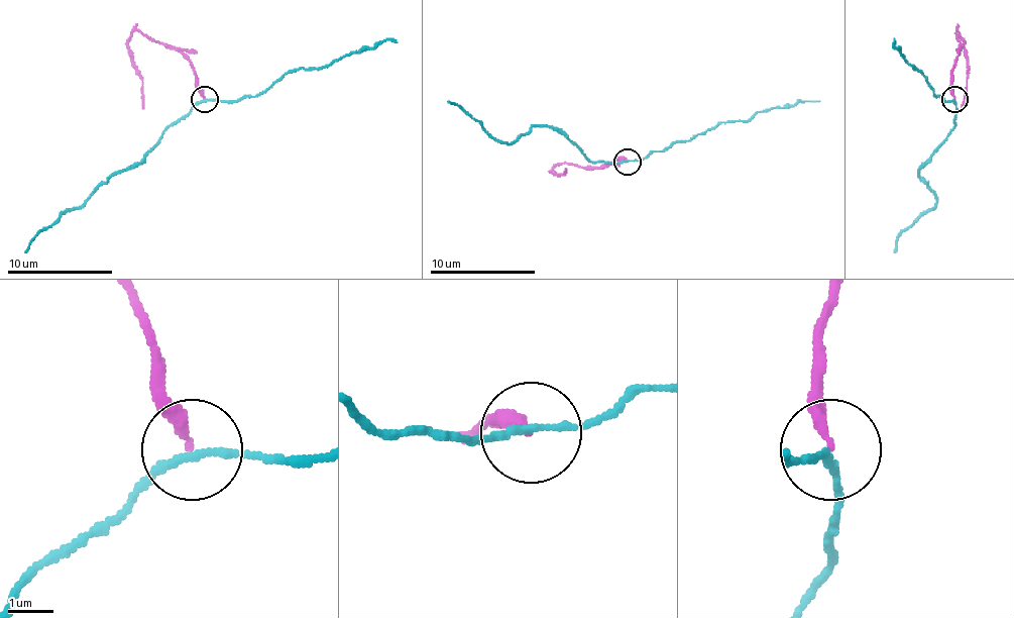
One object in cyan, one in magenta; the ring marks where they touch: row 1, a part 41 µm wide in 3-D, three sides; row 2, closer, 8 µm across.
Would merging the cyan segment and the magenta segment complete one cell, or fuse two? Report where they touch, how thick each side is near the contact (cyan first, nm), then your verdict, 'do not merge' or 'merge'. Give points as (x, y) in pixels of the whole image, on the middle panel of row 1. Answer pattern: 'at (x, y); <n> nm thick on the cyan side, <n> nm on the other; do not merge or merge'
at (627, 162); 160 nm thick on the cyan side, 200 nm on the other; do not merge

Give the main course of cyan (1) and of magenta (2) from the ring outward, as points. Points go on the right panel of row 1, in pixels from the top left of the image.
1: (955, 100), (955, 126), (918, 169), (936, 205), (929, 208), (897, 237), (895, 252)
2: (955, 100), (952, 66), (961, 53), (958, 31), (966, 81), (961, 107)

